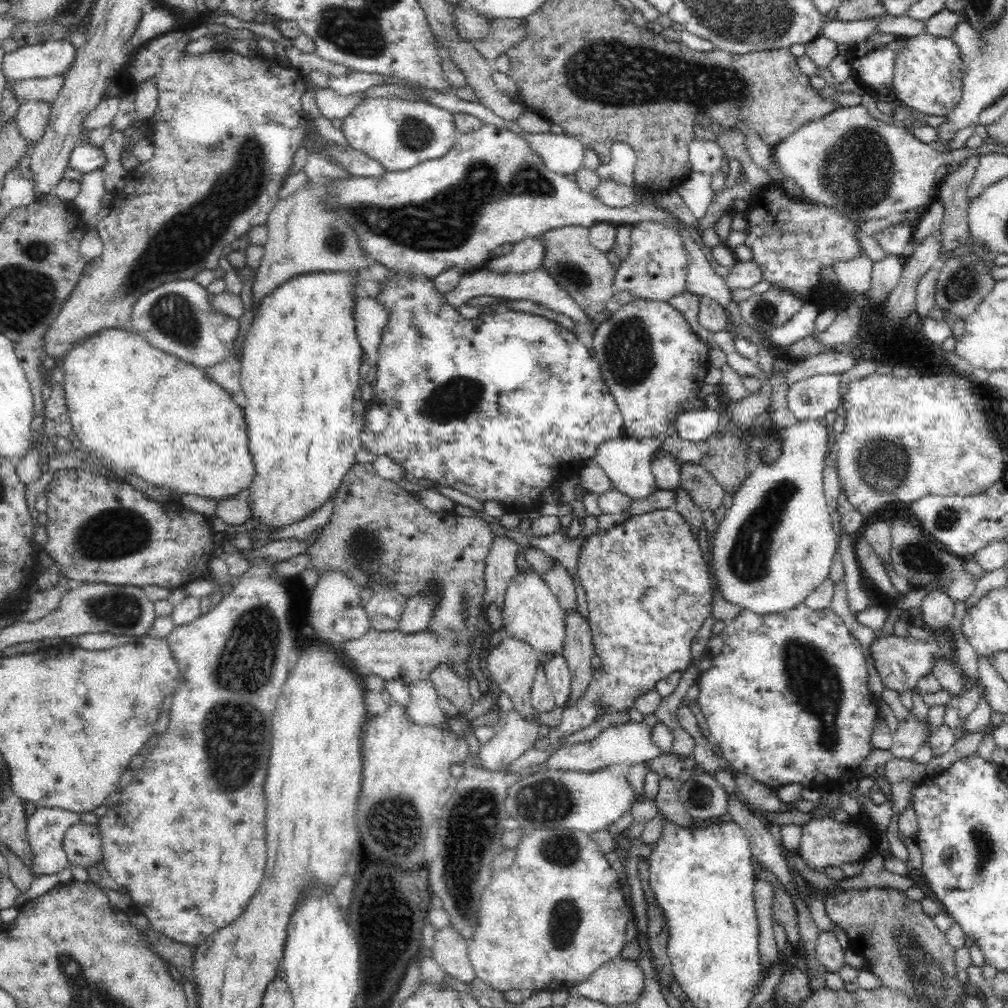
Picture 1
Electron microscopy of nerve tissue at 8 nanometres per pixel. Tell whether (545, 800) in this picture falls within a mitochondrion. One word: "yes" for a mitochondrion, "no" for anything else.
yes

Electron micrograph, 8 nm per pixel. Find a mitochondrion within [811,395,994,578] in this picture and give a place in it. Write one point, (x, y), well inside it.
(879, 469)

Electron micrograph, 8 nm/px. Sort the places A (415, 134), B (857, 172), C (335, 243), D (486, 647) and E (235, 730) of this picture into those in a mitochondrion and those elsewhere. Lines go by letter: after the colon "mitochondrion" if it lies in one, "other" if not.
A: mitochondrion
B: mitochondrion
C: mitochondrion
D: other
E: mitochondrion

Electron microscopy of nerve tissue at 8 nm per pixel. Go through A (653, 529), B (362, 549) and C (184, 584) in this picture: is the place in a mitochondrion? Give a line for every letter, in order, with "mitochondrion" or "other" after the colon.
A: mitochondrion
B: mitochondrion
C: other

